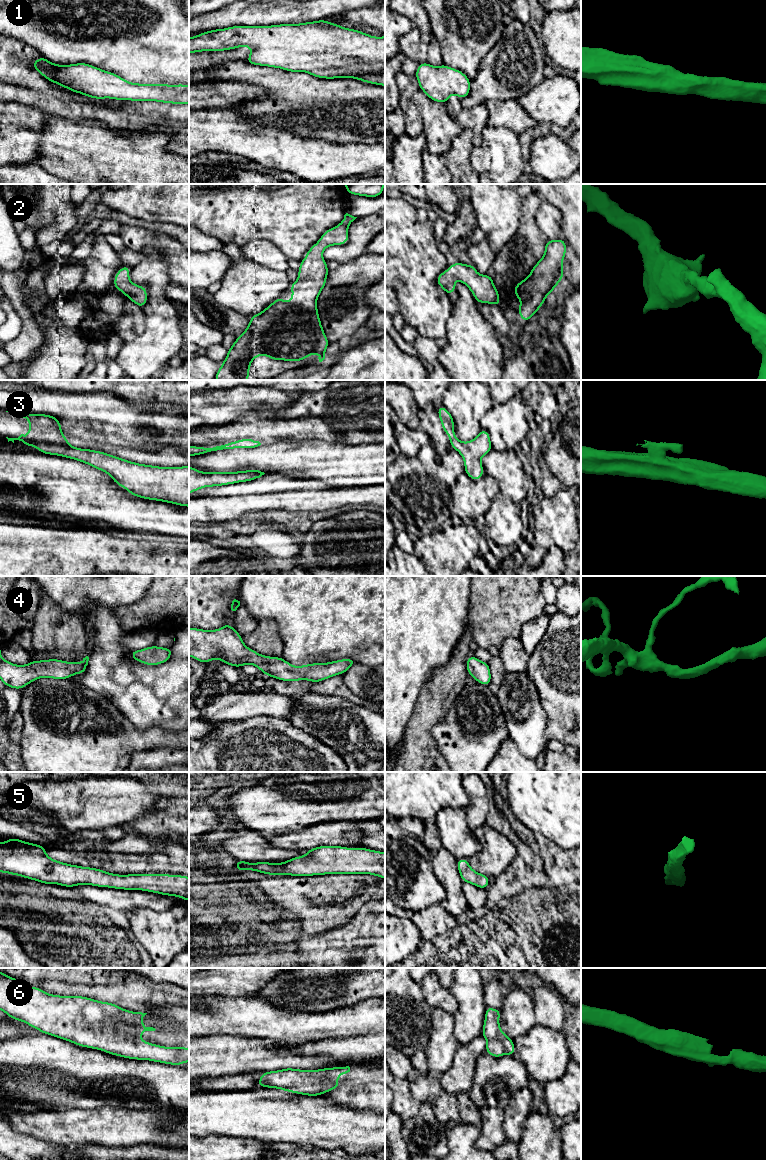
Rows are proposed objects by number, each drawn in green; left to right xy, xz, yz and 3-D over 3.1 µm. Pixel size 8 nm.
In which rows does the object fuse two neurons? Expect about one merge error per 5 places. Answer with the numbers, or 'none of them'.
3

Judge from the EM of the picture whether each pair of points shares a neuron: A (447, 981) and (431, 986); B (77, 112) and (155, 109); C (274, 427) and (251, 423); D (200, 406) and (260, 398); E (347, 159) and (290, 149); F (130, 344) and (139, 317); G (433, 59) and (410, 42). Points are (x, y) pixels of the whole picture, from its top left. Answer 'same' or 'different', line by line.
A: different
B: same
C: same
D: same
E: same
F: different
G: same

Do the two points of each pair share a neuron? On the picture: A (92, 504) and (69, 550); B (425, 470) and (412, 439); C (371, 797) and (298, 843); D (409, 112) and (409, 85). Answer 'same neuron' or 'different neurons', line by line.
A: different neurons
B: different neurons
C: different neurons
D: same neuron

